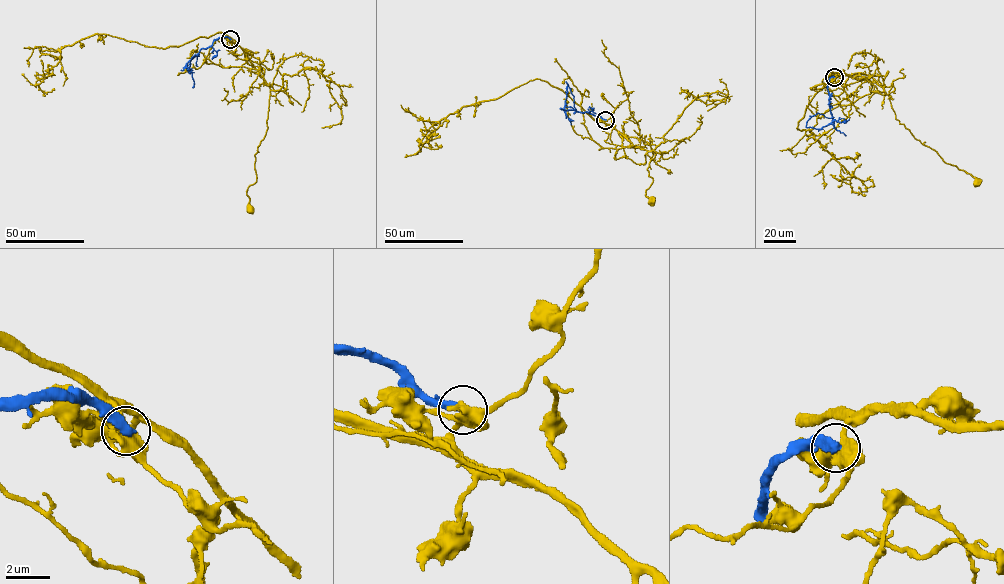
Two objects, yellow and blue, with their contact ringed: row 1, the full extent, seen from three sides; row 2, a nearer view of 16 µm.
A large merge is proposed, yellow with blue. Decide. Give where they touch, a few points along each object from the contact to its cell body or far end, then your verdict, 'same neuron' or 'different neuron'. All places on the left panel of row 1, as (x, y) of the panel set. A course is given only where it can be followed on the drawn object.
place (230, 39); course yellow (230, 39), (240, 47), (270, 90), (267, 127), (254, 155), (256, 181), (247, 190), (250, 209); course blue (230, 39), (226, 36), (215, 40), (186, 63), (189, 69), (191, 57), (198, 55), (197, 66); different neuron

